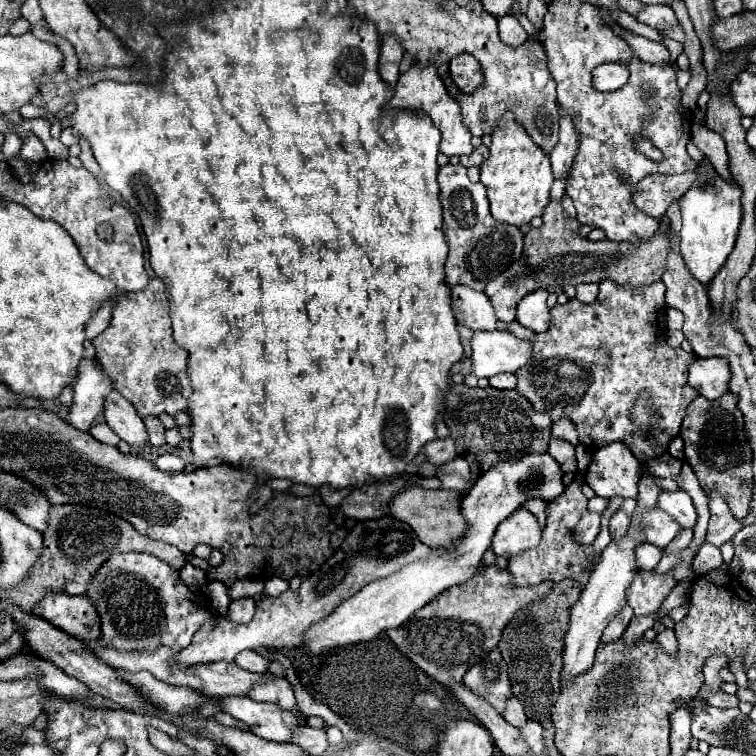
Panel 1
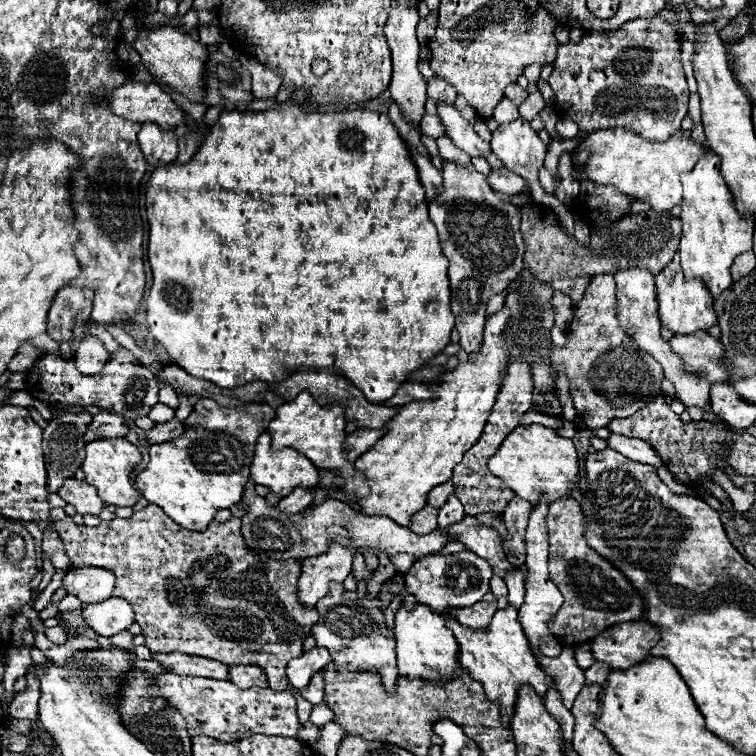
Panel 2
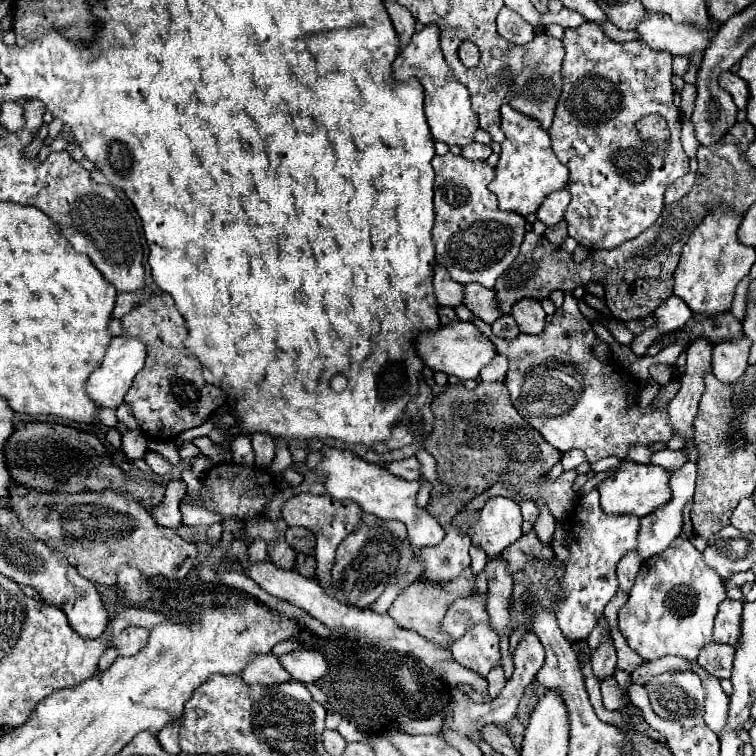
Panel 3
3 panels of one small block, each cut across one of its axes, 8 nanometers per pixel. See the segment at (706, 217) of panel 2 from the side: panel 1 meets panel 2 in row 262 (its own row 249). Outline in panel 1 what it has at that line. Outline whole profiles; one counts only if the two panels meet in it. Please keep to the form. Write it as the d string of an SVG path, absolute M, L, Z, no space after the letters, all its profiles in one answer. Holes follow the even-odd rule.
M712 176L708 184L700 184L696 180L690 190L680 198L682 210L682 232L680 232L680 252L684 256L686 266L694 274L696 280L708 284L714 274L724 266L728 254L734 248L738 228L742 222L742 204L740 204L742 188L734 182L726 182L722 176Z

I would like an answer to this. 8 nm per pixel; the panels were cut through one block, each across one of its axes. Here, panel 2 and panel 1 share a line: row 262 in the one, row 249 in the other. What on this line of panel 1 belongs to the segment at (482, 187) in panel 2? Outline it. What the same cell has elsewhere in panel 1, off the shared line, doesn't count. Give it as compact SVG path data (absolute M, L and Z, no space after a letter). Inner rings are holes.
M446 164L438 170L440 202L444 208L444 234L450 244L446 260L446 280L450 286L464 284L472 290L484 290L486 282L496 278L510 262L522 254L522 232L516 226L500 224L492 218L486 188L482 182L470 182L466 166Z

